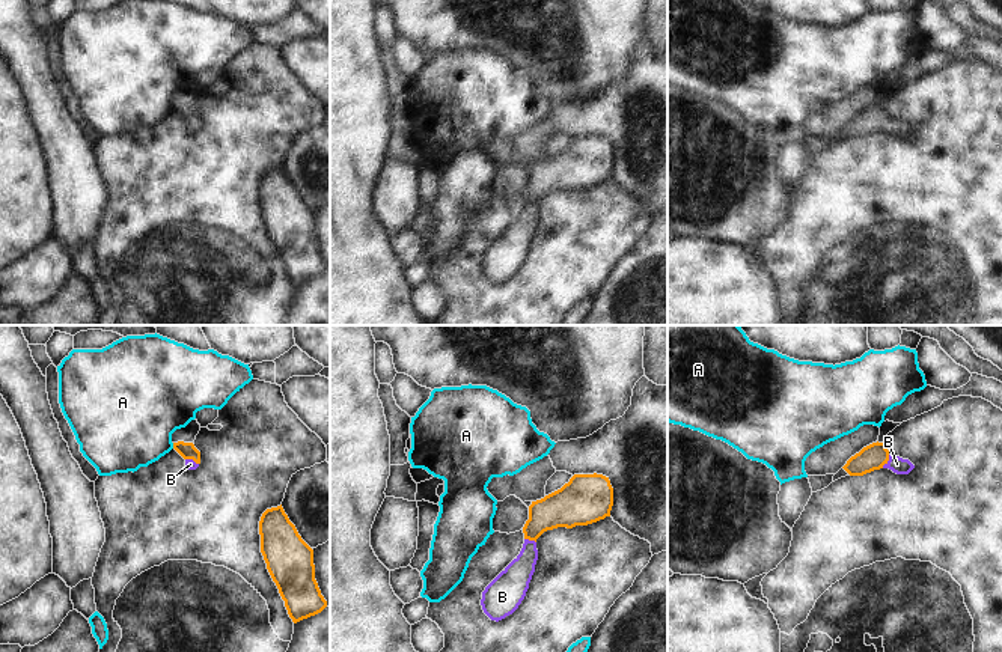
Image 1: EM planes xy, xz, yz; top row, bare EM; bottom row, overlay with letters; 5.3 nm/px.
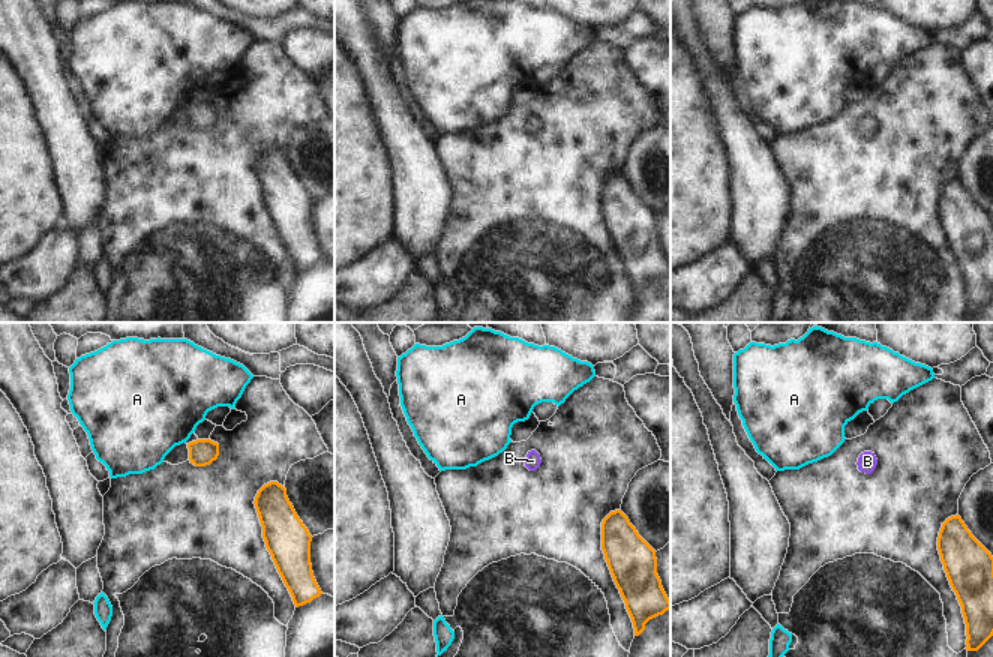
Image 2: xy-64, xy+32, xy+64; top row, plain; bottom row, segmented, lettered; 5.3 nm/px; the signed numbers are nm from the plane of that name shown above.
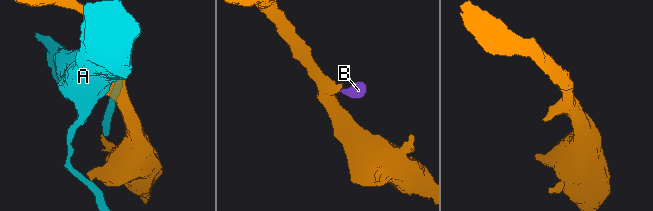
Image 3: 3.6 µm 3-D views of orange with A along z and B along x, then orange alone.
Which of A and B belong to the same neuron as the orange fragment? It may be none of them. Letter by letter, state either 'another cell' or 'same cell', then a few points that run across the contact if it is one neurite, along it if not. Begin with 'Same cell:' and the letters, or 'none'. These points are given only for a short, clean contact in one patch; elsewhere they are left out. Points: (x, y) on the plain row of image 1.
Same cell: B
A: another cell
B: same cell; line yz (873, 119), (888, 122), (897, 127)

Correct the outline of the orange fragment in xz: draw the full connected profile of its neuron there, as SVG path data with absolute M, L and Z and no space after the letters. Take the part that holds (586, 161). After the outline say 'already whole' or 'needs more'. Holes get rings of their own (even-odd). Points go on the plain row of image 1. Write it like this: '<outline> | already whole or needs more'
M574 137L561 152L532 164L520 217L485 250L481 268L491 283L512 277L526 259L538 223L536 202L547 193L588 188L610 179L613 151L603 137Z | needs more

